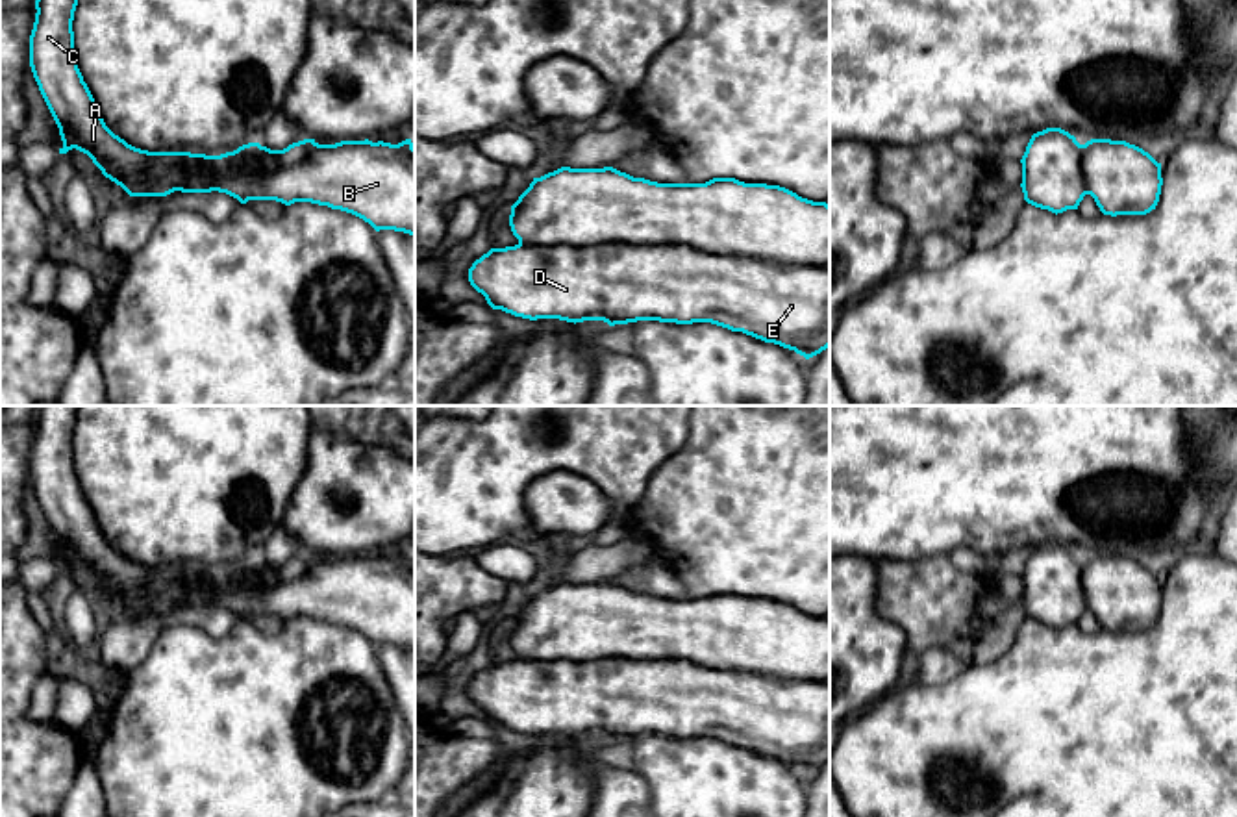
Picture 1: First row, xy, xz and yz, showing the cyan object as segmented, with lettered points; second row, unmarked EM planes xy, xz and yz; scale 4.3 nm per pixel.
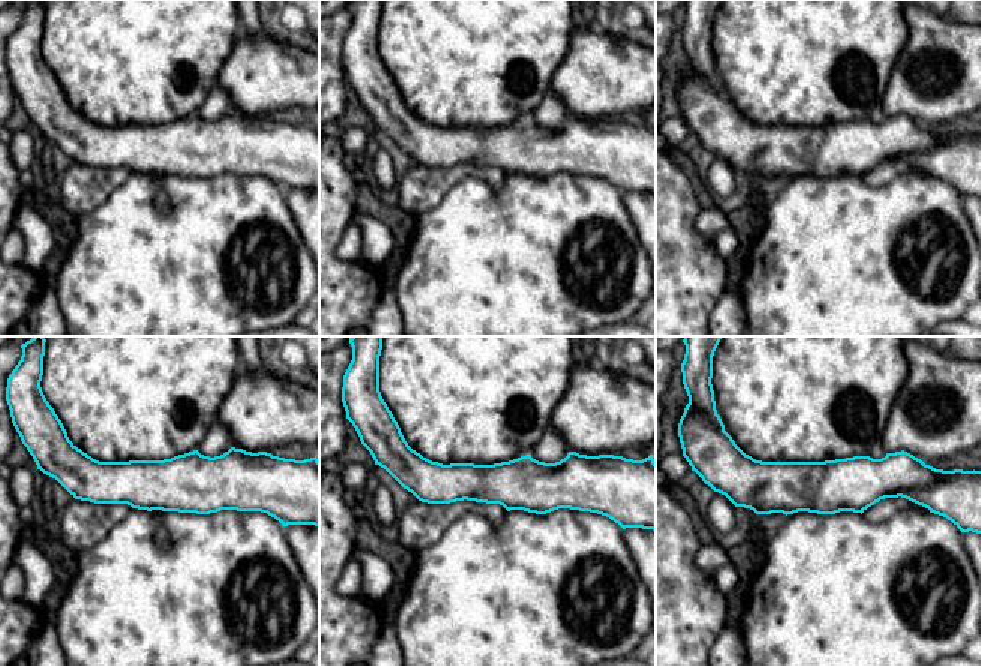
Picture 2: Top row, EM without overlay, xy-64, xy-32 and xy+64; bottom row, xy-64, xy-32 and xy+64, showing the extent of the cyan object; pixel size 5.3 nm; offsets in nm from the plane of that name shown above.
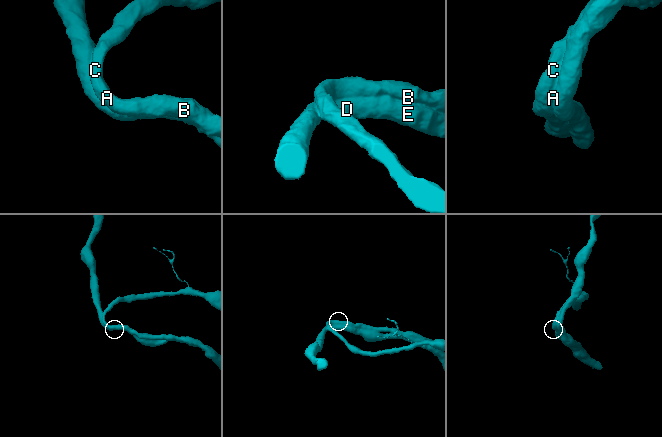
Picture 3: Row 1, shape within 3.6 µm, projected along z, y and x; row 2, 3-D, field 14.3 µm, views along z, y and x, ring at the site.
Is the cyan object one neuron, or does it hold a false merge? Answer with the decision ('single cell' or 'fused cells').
single cell

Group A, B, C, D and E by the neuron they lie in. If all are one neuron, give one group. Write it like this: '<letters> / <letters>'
A B C D E

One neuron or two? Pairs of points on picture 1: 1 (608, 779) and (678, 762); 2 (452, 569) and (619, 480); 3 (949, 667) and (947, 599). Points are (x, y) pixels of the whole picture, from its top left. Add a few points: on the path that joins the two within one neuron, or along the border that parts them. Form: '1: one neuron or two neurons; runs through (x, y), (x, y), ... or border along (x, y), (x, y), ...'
1: two neurons; border along (615, 753), (645, 782), (650, 797)
2: two neurons; border along (462, 553), (434, 556)
3: two neurons; border along (919, 653), (930, 647), (947, 647), (965, 667)

